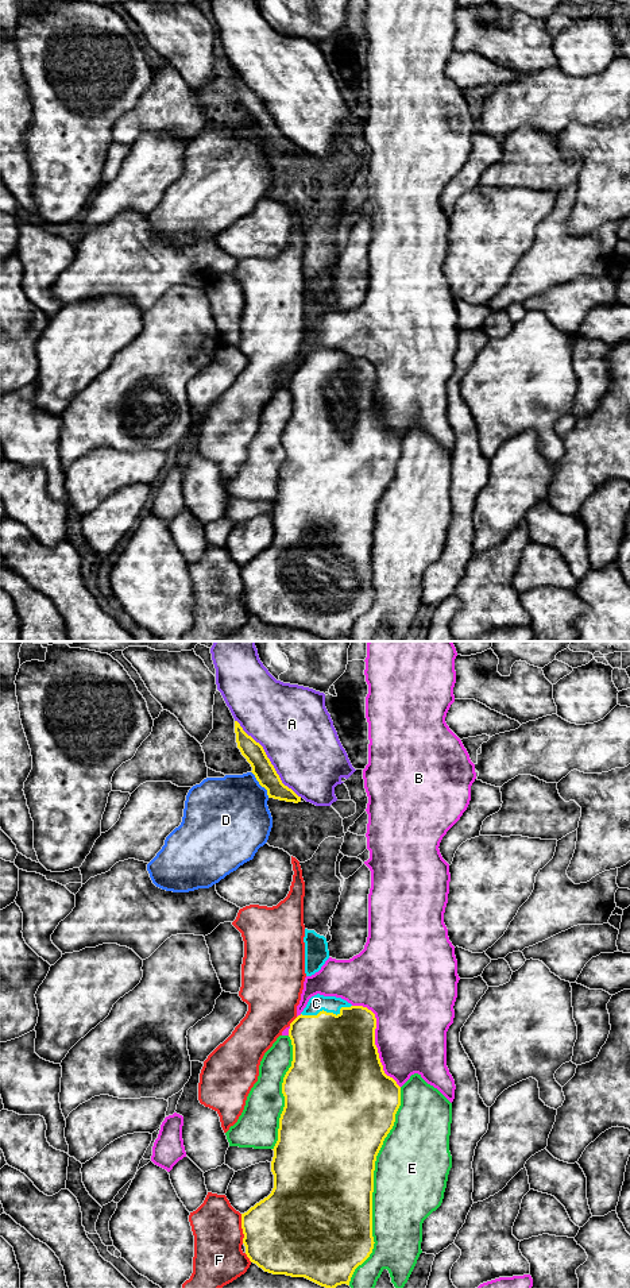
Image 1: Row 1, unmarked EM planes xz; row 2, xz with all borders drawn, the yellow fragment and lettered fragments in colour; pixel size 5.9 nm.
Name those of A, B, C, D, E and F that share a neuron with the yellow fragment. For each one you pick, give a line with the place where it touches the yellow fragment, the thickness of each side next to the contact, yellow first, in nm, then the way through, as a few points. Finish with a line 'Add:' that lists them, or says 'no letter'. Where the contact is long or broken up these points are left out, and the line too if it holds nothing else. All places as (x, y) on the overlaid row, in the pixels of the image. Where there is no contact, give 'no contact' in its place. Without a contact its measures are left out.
C: xz (327, 1013) | 460/100 nm | across xz (332, 1053), (327, 1013), (316, 1003)
Add: C

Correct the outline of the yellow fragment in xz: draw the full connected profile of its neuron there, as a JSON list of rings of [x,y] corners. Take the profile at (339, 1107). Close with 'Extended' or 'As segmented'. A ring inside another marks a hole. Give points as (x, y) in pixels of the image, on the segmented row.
[[[314,995],[309,999],[304,1011],[290,1023],[289,1037],[293,1045],[291,1067],[286,1072],[282,1083],[285,1107],[279,1118],[278,1141],[274,1146],[271,1172],[274,1175],[274,1188],[271,1193],[241,1214],[243,1243],[246,1254],[251,1262],[256,1264],[264,1272],[273,1274],[286,1274],[291,1277],[305,1277],[321,1287],[336,1288],[337,1285],[349,1285],[355,1269],[362,1265],[372,1253],[372,1192],[374,1171],[376,1156],[395,1122],[395,1114],[401,1106],[401,1087],[387,1076],[379,1058],[375,1045],[375,1014],[363,1006],[352,1006],[347,1000],[336,996]]]. Extended

